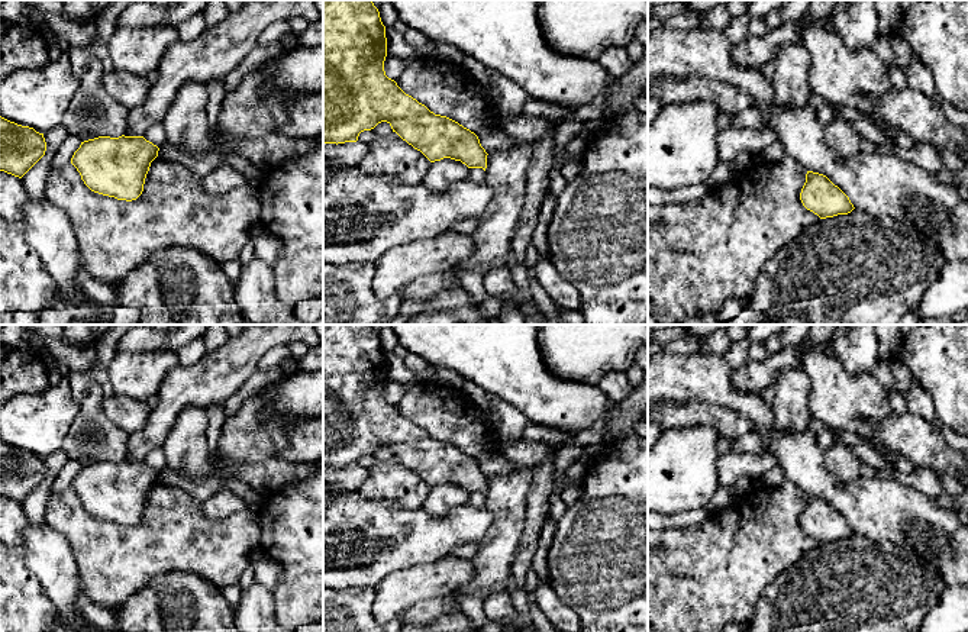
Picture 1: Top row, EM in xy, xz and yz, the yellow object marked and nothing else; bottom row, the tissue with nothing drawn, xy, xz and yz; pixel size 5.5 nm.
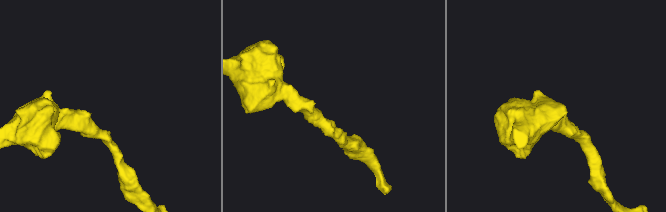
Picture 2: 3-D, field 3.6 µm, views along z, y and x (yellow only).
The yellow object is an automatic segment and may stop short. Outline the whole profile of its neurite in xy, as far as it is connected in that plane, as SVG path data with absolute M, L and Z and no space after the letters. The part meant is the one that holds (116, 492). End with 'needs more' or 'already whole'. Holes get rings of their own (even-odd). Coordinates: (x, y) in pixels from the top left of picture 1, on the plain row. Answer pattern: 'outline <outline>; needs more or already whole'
outline M99 461L81 467L71 488L91 516L132 526L142 519L158 475L143 461Z; already whole

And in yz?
outline M807 496L806 507L800 517L803 531L820 544L848 539L855 532L849 522L826 500Z; already whole

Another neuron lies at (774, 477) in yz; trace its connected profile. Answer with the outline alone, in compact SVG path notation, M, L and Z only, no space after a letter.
M777 465L777 467L774 467L772 470L769 470L769 471L761 478L761 483L762 483L762 486L767 486L767 487L777 487L777 486L781 486L785 480L787 480L787 478L785 478L781 467Z

